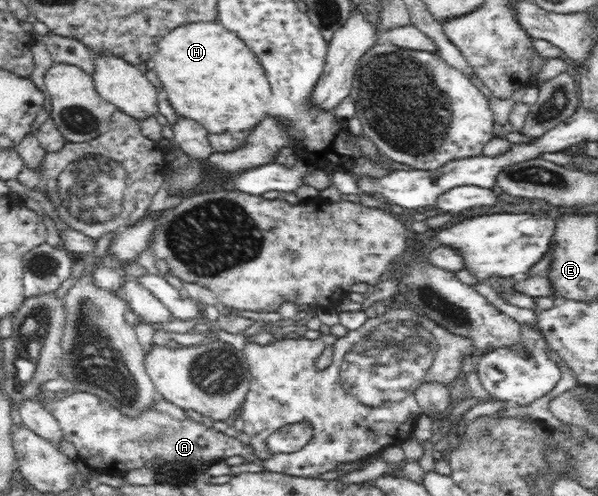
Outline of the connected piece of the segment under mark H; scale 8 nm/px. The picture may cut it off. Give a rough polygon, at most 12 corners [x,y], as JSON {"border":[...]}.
{"border":[[219,21],[160,42],[154,69],[176,113],[210,134],[252,130],[271,85]]}

